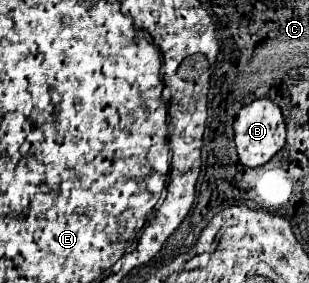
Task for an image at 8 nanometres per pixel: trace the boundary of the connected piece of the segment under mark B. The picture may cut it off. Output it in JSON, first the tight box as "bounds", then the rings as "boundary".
{"bounds":[234,98,286,166],"boundary":[[[269,98],[254,100],[242,108],[234,122],[234,140],[238,158],[244,166],[262,166],[266,164],[286,143],[286,124],[284,116]]]}

